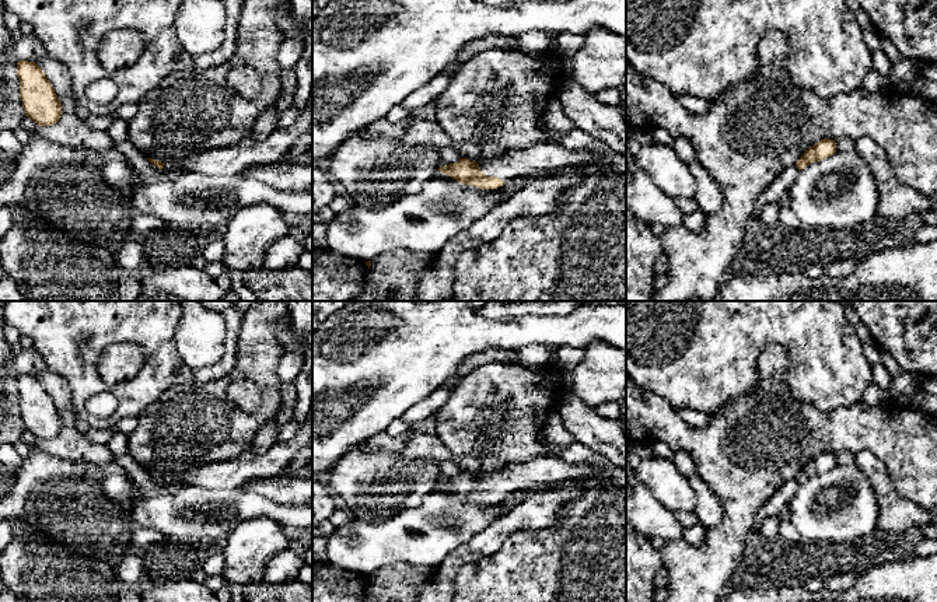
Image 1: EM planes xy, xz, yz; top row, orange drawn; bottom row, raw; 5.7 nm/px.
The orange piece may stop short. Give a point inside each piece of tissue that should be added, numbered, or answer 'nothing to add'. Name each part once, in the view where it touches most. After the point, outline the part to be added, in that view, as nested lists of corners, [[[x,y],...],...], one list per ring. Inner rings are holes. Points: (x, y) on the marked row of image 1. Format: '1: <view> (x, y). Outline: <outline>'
1: xz (546, 156). Outline: [[[545,141],[538,146],[510,151],[503,158],[476,161],[486,176],[496,176],[506,181],[517,176],[532,176],[545,174],[549,169],[583,165],[597,160],[590,150],[567,150],[560,144]]]

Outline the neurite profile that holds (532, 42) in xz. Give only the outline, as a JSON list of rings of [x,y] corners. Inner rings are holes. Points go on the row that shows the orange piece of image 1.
[[[528,32],[517,38],[517,50],[527,53],[542,53],[549,50],[550,32]]]

